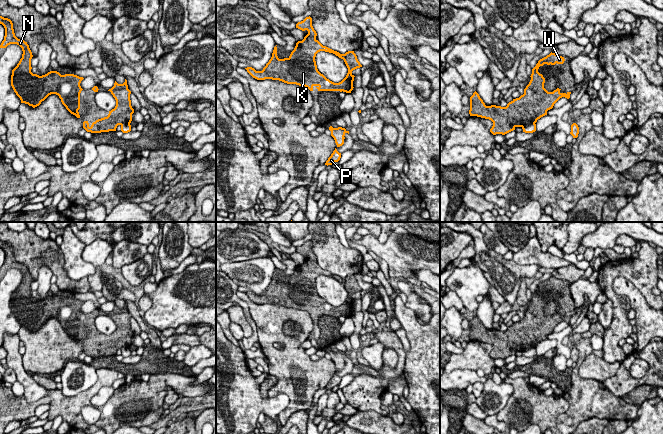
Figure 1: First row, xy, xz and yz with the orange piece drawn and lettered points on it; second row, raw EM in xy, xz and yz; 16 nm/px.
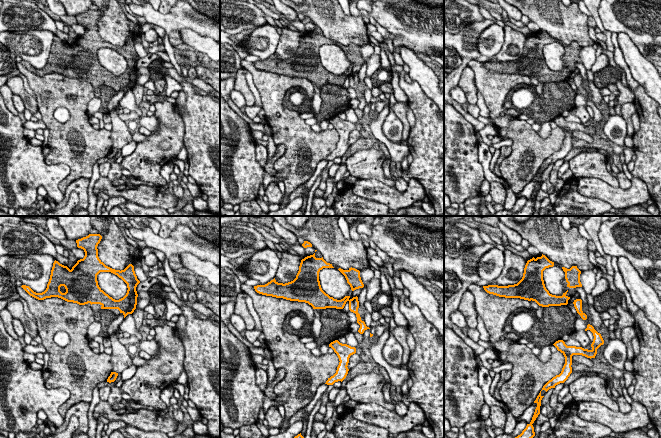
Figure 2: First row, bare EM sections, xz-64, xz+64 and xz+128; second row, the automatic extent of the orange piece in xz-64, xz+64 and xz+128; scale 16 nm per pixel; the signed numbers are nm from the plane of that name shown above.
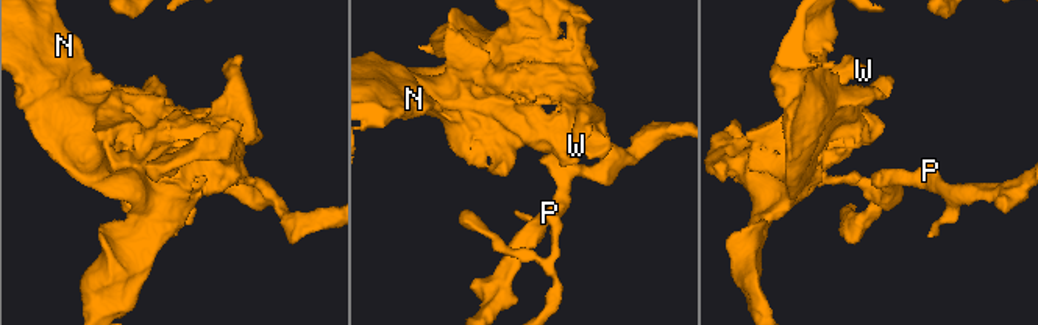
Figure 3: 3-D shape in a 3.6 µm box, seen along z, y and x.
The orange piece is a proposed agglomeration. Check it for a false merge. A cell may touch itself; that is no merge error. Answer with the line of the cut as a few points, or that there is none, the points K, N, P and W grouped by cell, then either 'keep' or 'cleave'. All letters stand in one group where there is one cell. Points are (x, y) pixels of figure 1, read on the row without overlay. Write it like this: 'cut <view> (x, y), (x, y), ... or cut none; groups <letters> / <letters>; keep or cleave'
cut yz (534, 347), (526, 347), (521, 350); groups K N W / P; cleave

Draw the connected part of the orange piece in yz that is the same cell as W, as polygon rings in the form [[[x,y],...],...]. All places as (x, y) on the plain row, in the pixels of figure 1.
[[[552,276],[540,283],[532,293],[531,304],[524,313],[524,318],[513,323],[506,331],[486,330],[475,315],[470,321],[470,340],[491,344],[493,350],[490,356],[493,359],[505,359],[515,354],[516,351],[522,351],[529,347],[535,348],[538,343],[547,339],[547,335],[552,333],[560,322],[570,322],[571,316],[561,317],[559,312],[548,316],[544,312],[545,302],[538,296],[539,291],[544,288],[563,288],[564,285],[564,281]]]

